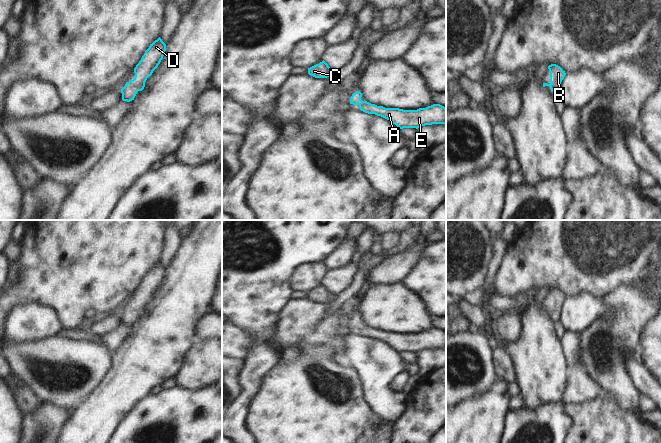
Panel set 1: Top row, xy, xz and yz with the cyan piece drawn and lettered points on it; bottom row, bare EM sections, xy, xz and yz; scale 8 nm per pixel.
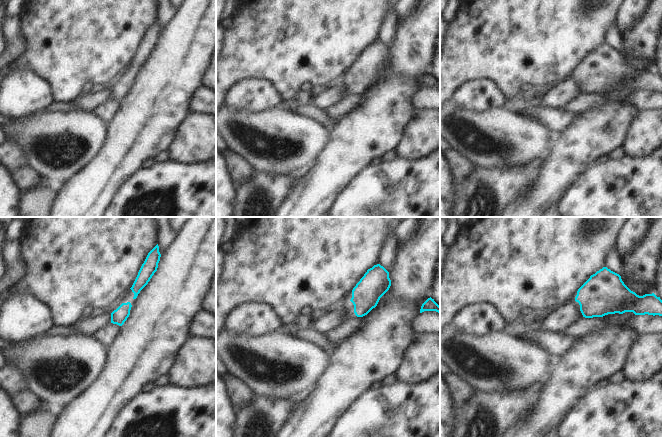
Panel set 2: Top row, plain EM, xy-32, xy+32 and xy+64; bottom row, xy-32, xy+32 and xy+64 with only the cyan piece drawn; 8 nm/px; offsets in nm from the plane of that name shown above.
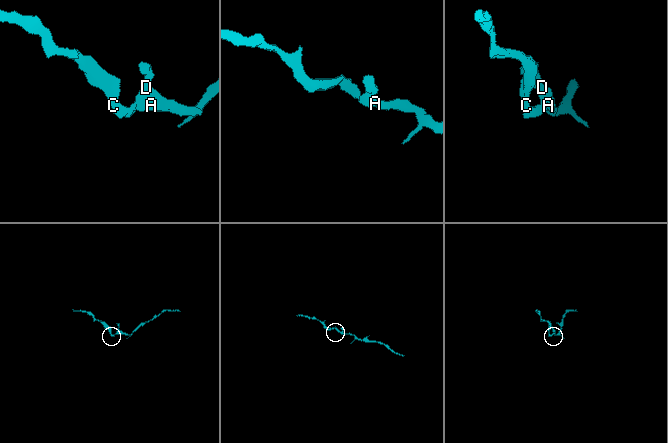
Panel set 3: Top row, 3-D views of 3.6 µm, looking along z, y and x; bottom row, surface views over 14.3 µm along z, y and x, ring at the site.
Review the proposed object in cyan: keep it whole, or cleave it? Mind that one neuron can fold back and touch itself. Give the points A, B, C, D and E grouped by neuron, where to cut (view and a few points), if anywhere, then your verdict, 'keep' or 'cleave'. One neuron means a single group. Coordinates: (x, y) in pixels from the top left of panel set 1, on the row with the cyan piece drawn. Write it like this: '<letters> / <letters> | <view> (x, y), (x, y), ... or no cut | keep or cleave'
A B C D E | no cut | keep

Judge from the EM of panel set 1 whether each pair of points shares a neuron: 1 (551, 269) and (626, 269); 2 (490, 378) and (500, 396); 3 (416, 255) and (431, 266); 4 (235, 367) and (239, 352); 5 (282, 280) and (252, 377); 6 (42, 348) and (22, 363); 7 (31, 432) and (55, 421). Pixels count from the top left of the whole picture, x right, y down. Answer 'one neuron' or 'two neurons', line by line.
1: one neuron
2: two neurons
3: two neurons
4: two neurons
5: one neuron
6: one neuron
7: one neuron

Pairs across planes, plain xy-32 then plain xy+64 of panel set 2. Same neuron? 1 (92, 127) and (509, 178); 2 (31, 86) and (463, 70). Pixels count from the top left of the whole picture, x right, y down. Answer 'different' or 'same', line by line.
1: different
2: different

